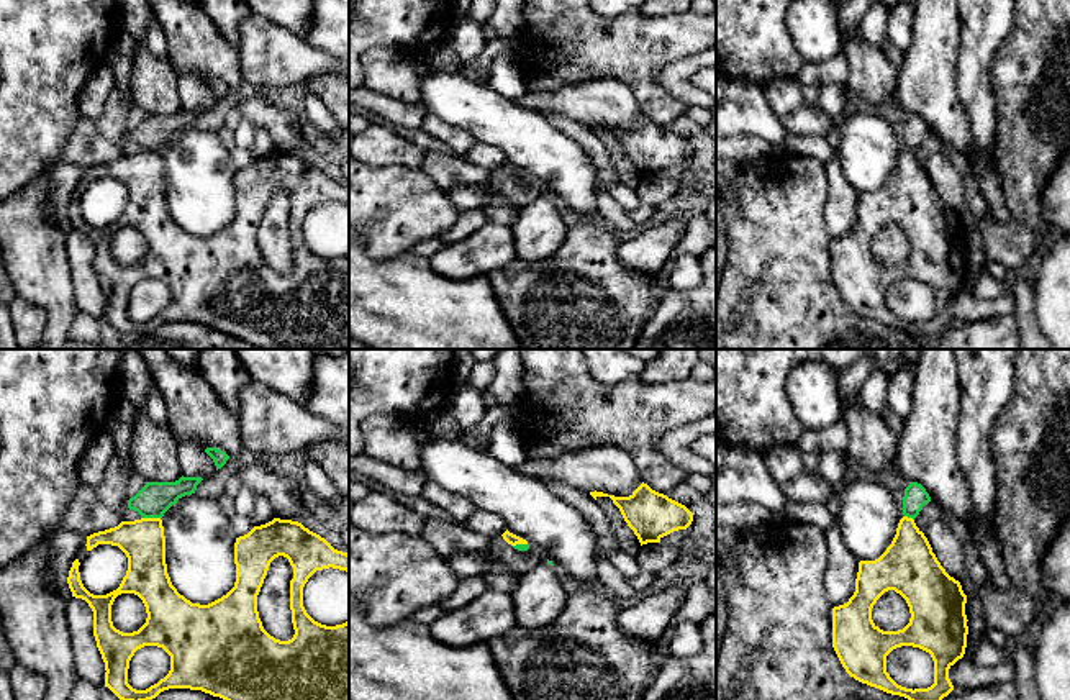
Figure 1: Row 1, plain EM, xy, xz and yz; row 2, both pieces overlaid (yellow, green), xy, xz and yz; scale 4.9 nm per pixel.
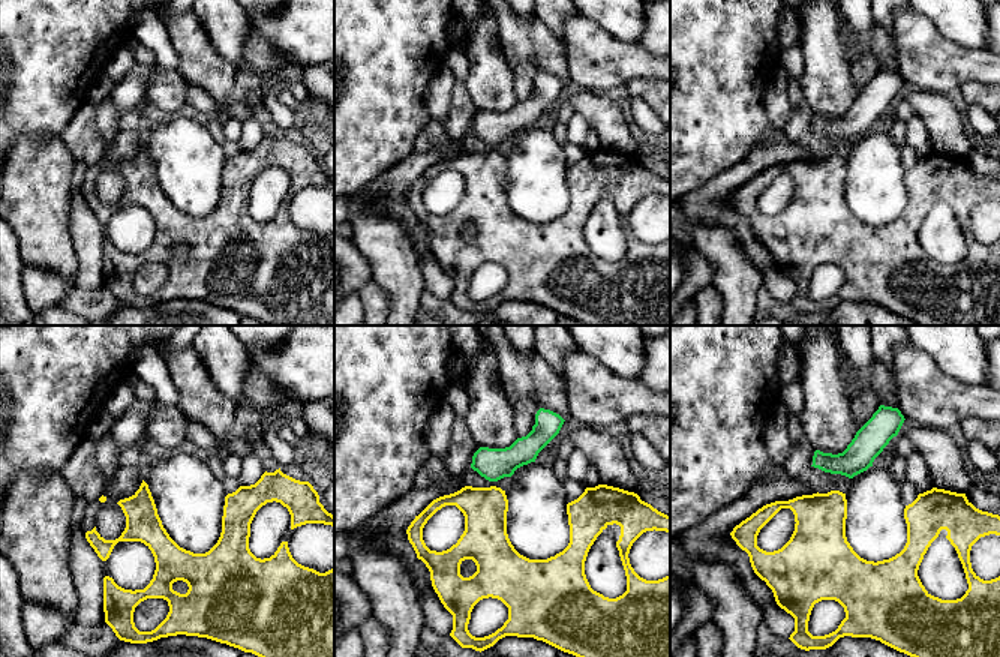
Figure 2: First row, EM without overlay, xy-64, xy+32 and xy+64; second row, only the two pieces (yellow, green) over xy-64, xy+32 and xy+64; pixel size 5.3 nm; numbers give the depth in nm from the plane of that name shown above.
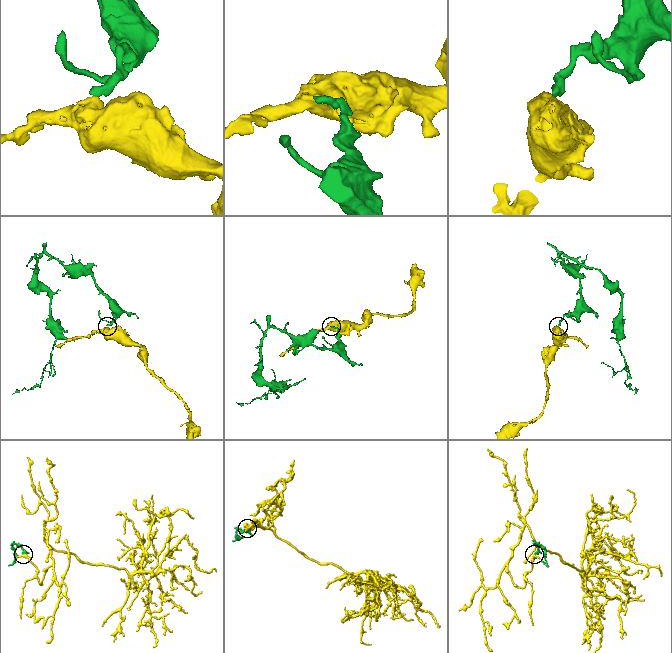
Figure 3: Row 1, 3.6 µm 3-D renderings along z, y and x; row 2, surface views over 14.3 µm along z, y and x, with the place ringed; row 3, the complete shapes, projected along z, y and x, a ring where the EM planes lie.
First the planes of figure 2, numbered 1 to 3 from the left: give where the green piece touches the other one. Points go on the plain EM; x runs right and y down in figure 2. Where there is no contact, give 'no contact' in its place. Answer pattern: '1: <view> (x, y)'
1: no contact
2: no contact
3: no contact

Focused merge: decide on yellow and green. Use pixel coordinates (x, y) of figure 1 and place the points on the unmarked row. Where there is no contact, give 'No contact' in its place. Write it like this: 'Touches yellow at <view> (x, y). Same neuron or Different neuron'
Touches yellow at xy (151, 151). Different neuron

